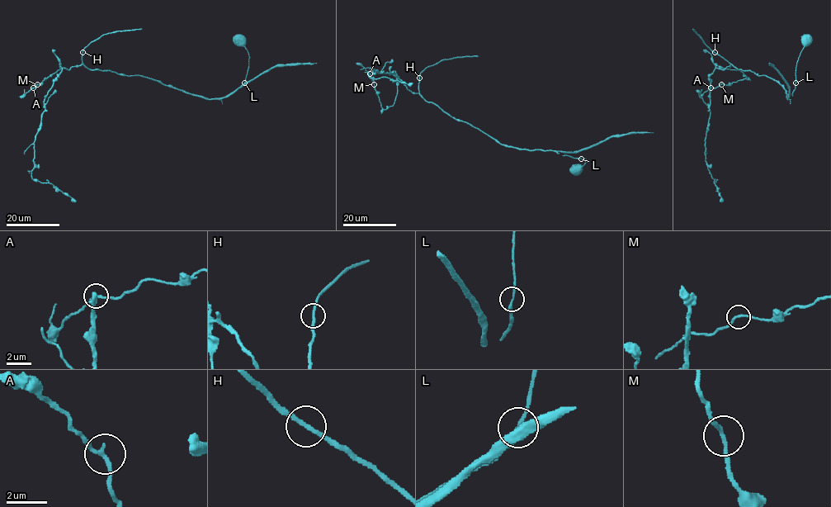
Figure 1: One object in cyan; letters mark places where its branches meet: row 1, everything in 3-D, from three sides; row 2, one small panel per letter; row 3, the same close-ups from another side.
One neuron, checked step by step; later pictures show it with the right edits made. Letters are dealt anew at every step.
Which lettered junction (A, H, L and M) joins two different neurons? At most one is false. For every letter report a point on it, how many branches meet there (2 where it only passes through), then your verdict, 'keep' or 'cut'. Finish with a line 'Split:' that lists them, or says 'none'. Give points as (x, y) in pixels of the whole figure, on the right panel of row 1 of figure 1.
A: place (710, 87); branches 2; keep
H: place (715, 52); branches 2; keep
L: place (795, 82); branches 2; keep
M: place (721, 84); branches 2; keep
Split: none

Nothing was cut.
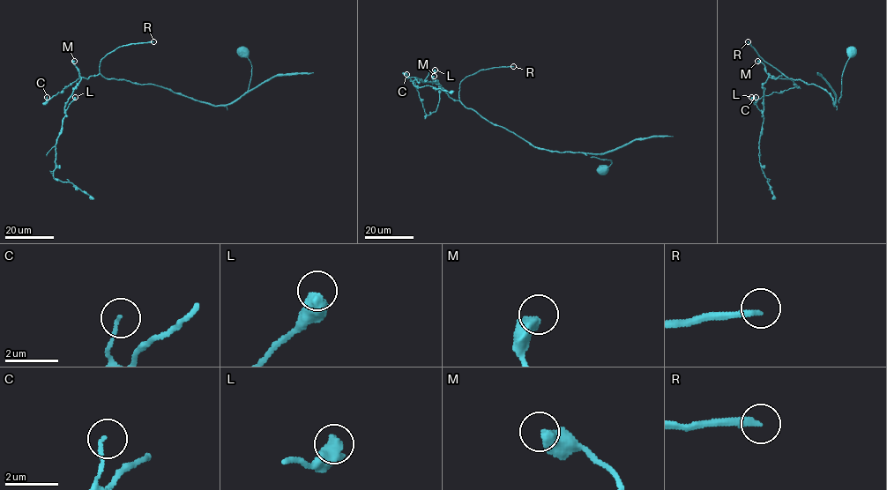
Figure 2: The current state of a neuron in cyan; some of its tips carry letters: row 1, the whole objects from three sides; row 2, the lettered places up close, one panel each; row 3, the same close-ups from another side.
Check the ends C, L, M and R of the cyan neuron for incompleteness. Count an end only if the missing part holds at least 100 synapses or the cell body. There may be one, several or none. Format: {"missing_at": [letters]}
{"missing_at": ["R"]}

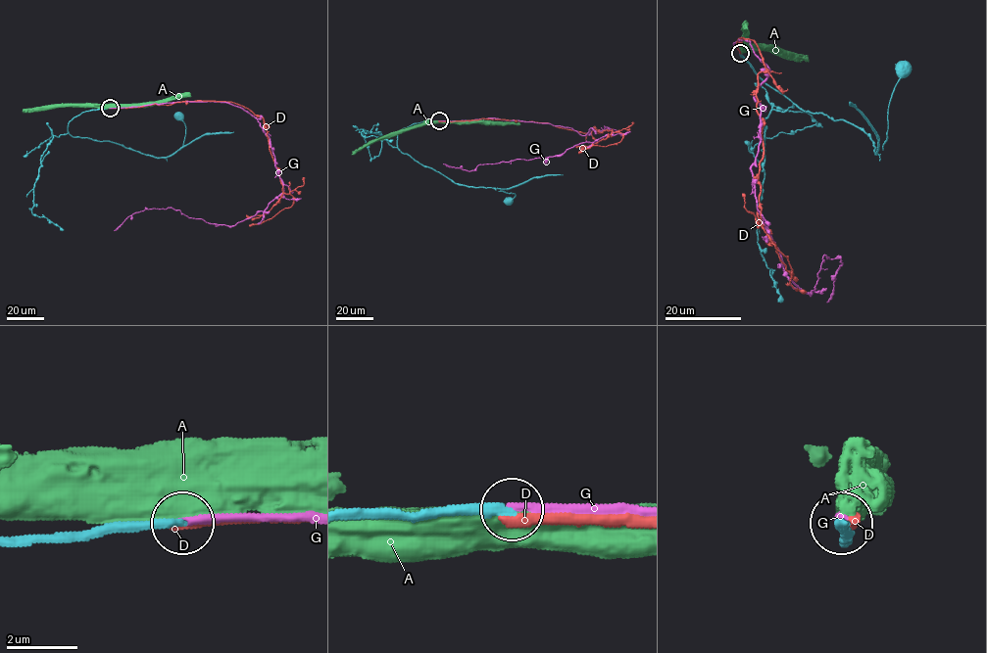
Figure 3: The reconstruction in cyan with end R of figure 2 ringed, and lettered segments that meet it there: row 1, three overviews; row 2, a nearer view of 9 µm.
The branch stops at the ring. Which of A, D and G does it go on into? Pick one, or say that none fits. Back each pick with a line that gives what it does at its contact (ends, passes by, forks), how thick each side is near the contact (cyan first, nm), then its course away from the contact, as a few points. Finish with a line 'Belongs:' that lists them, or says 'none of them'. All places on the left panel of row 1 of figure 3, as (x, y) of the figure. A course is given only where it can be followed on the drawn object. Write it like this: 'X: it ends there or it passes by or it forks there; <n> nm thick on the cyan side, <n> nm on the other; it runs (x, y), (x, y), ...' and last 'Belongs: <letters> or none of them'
G: it ends there; 280 nm thick on the cyan side, 220 nm on the other; it runs (109, 108), (240, 107), (269, 138), (283, 184), (264, 210), (231, 226), (168, 208), (133, 213), (114, 230)
Belongs: G

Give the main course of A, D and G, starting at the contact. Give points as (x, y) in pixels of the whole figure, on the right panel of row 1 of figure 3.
A: (740, 53), (743, 50), (780, 50), (808, 59)
D: (740, 53), (738, 39), (752, 40), (764, 67), (756, 94), (759, 220), (792, 268), (790, 284), (806, 292)
G: (740, 53), (750, 42), (769, 73), (754, 92), (757, 208), (804, 292), (825, 255), (839, 258), (827, 302)

